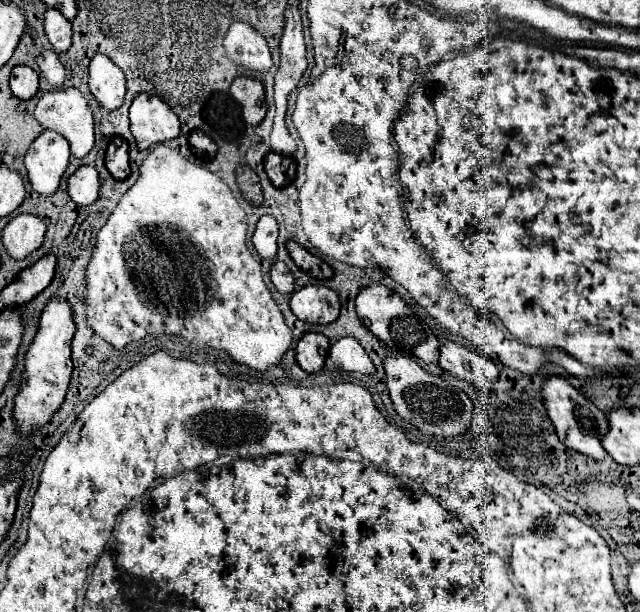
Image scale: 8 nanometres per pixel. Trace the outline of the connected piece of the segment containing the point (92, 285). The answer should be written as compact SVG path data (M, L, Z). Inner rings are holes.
M158 144L150 152L150 156L142 162L138 182L122 196L122 200L118 202L118 206L112 212L110 220L98 232L98 242L94 246L94 254L92 254L92 260L88 264L88 270L86 270L86 282L88 282L86 320L88 320L88 324L94 328L94 332L100 338L110 342L117 350L122 350L126 347L126 344L144 338L146 334L178 334L178 336L182 336L186 340L198 340L198 342L208 344L212 348L226 350L226 352L230 352L230 356L236 362L246 364L246 366L250 366L254 370L268 370L268 368L276 366L282 360L288 346L292 344L292 334L290 334L290 328L284 324L282 312L276 306L276 302L272 300L272 294L270 294L270 290L266 288L266 284L262 280L260 264L254 260L254 256L250 254L250 250L246 246L246 230L248 230L246 214L240 208L238 200L234 198L234 194L232 194L232 190L228 188L226 182L222 182L214 172L186 160L176 150L172 150L172 148L164 146L164 144ZM158 298L170 298L170 300L166 300L162 312L160 312Z

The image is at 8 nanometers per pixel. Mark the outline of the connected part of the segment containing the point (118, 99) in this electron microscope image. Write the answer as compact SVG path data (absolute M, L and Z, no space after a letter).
M96 54L90 62L90 92L102 108L114 110L122 104L126 92L124 72L104 54Z

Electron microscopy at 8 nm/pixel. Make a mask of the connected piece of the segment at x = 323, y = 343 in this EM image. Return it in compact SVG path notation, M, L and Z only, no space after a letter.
M306 332L296 344L296 362L306 372L318 372L326 360L330 340L324 334Z

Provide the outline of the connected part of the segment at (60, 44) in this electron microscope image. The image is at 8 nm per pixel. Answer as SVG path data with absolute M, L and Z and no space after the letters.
M48 8L44 14L44 28L46 36L56 52L66 52L72 44L72 24L56 10Z

